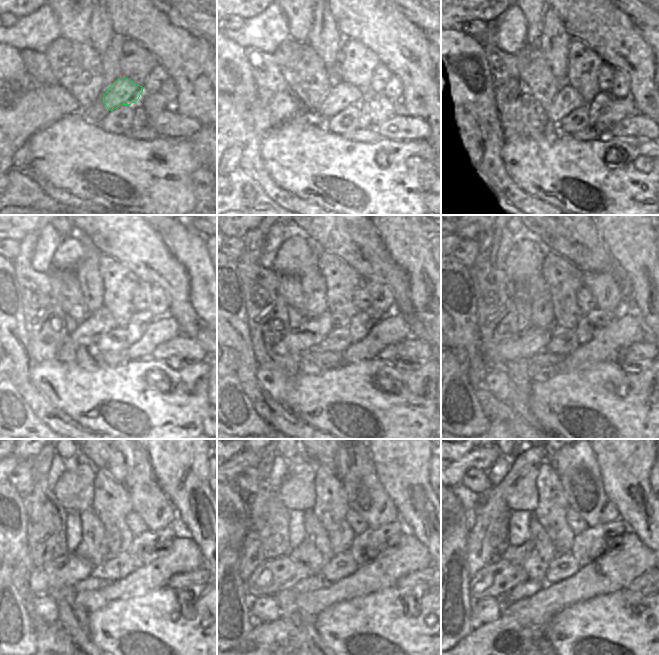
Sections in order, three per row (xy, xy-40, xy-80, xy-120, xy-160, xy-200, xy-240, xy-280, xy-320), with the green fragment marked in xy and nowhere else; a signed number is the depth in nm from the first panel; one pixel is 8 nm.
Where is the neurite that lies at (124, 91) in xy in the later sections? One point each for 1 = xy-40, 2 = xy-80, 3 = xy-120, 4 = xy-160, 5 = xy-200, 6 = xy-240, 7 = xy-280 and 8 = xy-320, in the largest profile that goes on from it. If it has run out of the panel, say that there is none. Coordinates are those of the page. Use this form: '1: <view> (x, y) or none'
1: xy-40 (341, 94)
2: xy-80 (560, 99)
3: xy-120 (88, 332)
4: xy-160 (307, 337)
5: xy-200 (524, 344)
6: xy-240 (66, 571)
7: xy-280 (275, 575)
8: xy-320 (497, 578)

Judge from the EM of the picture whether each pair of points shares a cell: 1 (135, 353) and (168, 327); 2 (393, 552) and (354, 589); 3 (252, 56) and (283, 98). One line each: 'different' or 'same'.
1: same
2: same
3: same

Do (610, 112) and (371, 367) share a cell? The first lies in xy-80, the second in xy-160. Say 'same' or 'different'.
different

